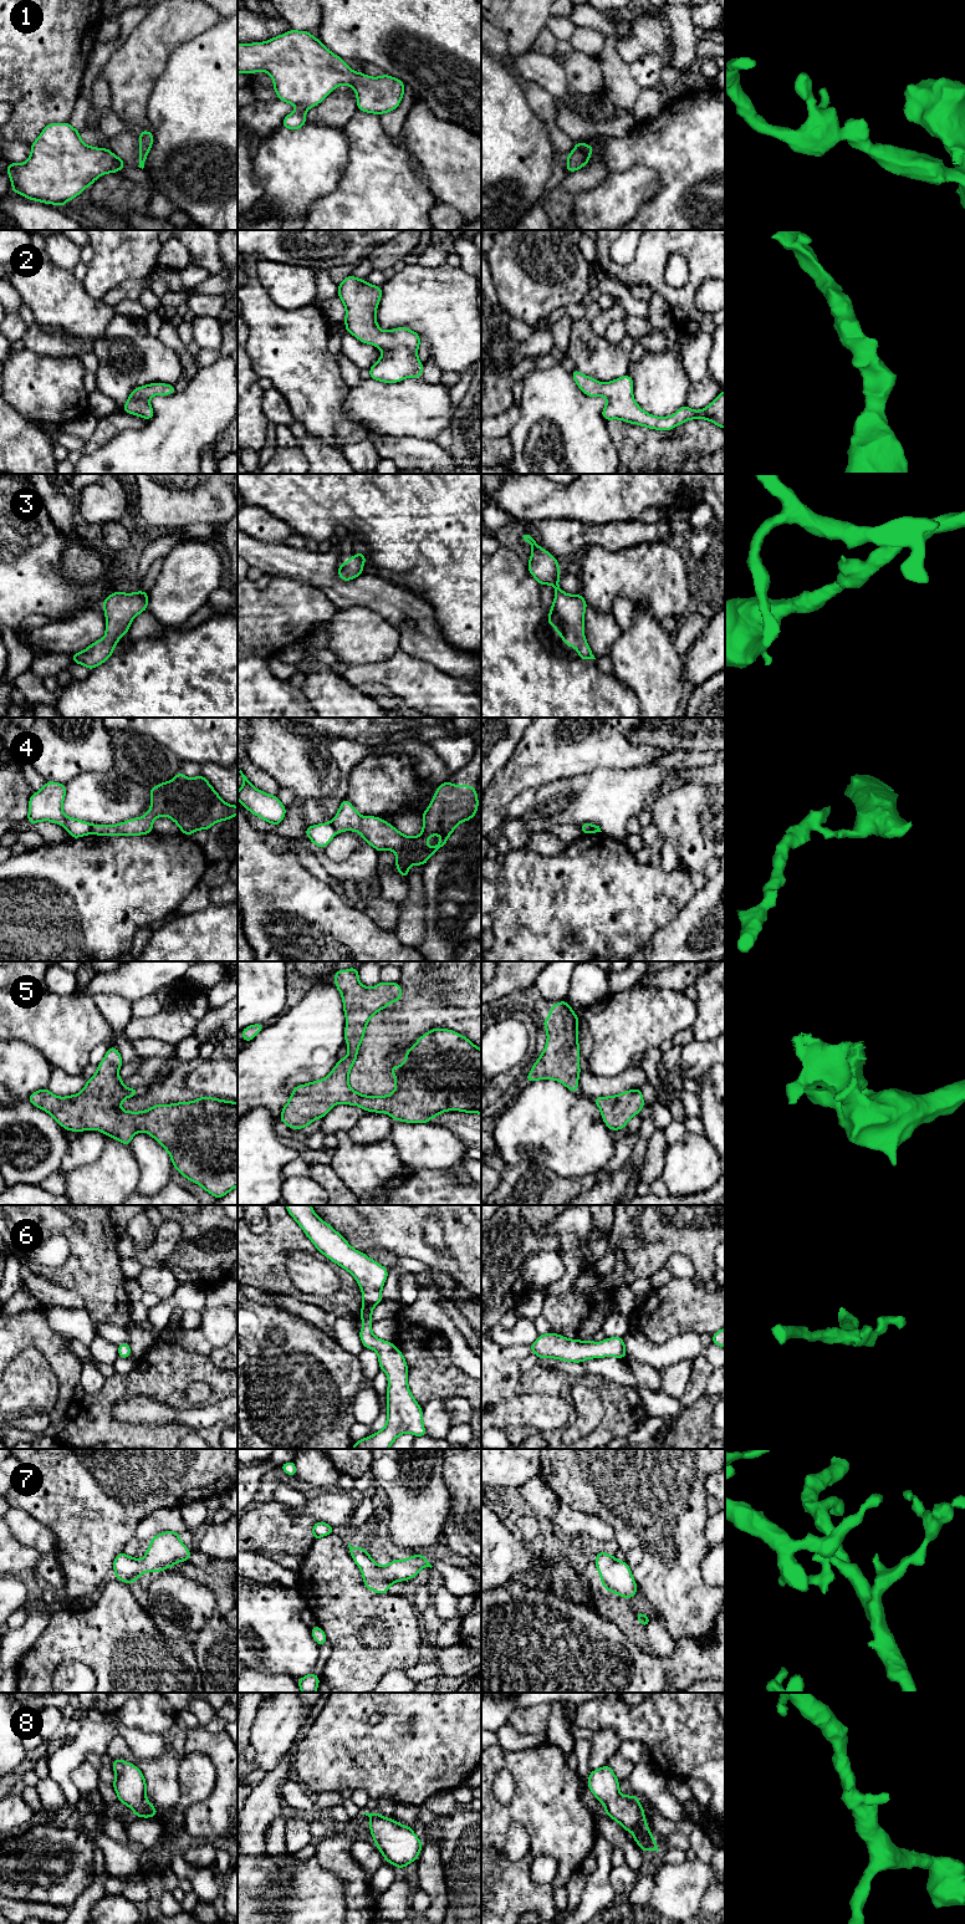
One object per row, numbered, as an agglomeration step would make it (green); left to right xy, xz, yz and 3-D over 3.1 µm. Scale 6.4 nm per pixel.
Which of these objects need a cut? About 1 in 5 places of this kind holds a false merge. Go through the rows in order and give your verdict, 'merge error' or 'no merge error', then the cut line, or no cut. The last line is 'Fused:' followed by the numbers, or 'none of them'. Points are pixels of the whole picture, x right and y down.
1: no merge error | no cut
2: no merge error | no cut
3: no merge error | no cut
4: merge error | xz (330, 822), (337, 831)
5: no merge error | no cut
6: no merge error | no cut
7: no merge error | no cut
8: no merge error | no cut
Fused: 4

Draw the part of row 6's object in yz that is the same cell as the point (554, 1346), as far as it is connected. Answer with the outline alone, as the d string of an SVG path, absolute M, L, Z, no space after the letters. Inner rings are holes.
M548 1332L546 1334L540 1334L530 1348L538 1359L548 1357L576 1363L602 1357L618 1357L623 1359L627 1354L621 1336L607 1338L599 1343L593 1341L583 1342L581 1339L570 1339L561 1334Z

